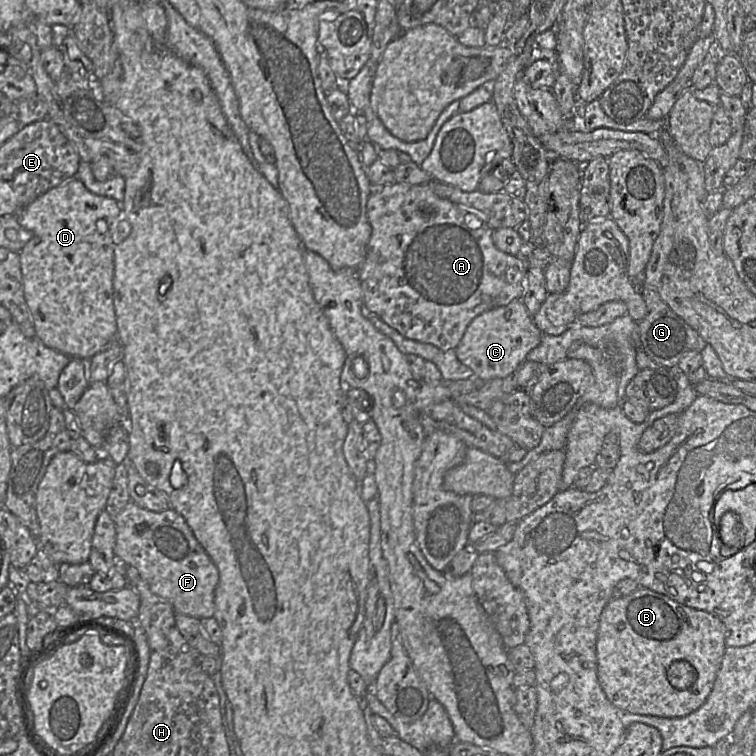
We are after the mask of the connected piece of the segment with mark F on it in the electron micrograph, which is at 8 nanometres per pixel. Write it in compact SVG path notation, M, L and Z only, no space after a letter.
M130 501L114 521L114 552L121 566L136 568L152 593L170 603L175 613L199 620L214 616L218 568L197 541L182 515L172 508L153 512Z

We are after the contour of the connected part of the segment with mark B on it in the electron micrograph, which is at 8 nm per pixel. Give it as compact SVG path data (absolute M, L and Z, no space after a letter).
M639 587L625 597L612 598L601 613L596 644L599 683L609 701L629 713L684 717L702 706L711 693L727 647L726 637L727 627L715 615Z

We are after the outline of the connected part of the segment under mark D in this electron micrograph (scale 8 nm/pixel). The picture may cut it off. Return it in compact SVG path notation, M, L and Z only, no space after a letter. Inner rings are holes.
M76 177L55 186L16 215L19 224L32 232L32 238L19 251L23 289L36 337L47 347L84 361L117 339L113 302L114 241L118 222L124 219L121 204L115 199L90 192Z

